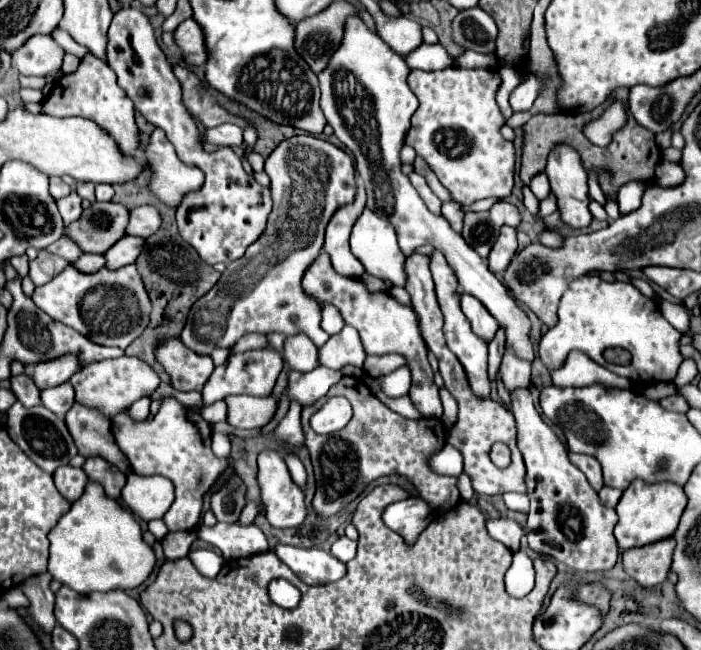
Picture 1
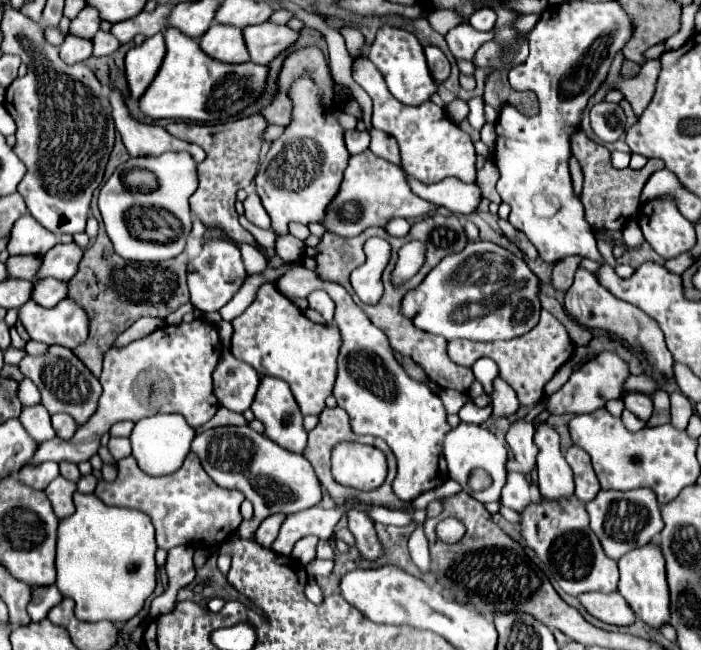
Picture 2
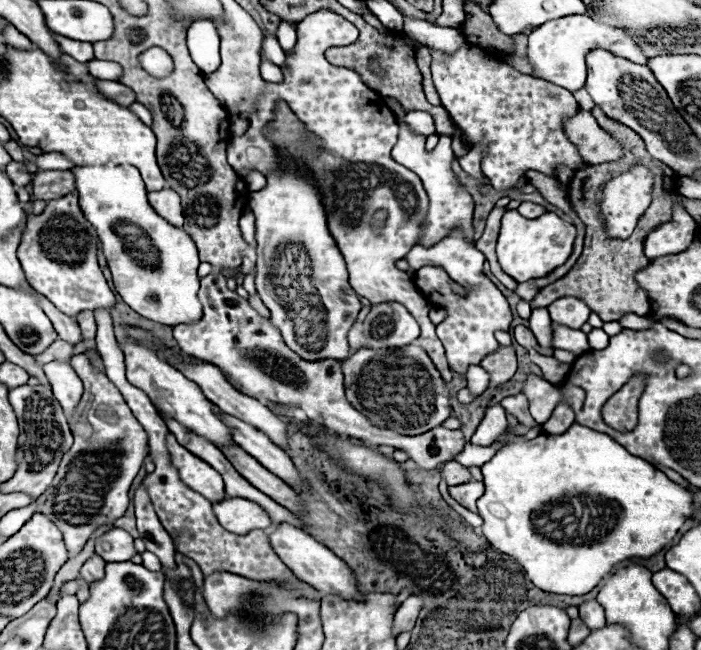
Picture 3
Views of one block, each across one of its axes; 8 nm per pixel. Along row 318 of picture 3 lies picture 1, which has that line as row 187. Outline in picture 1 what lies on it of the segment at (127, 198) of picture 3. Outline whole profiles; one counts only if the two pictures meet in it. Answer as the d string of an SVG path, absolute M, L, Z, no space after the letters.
M154 128L146 154L152 166L150 190L166 206L176 208L186 192L198 190L204 184L204 174L196 166L186 166L178 160L164 130Z

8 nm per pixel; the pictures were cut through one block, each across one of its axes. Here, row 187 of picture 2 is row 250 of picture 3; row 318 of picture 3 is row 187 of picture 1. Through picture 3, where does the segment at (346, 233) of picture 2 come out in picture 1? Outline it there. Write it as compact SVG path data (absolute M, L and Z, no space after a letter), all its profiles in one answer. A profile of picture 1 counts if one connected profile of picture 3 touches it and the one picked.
M412 172L412 174L410 174L410 182L412 182L412 184L416 186L416 190L420 192L420 198L426 202L428 210L430 210L432 214L442 214L442 212L440 212L442 202L440 202L440 198L430 190L430 186L428 186L426 180L424 180L424 176L420 176L418 172Z

